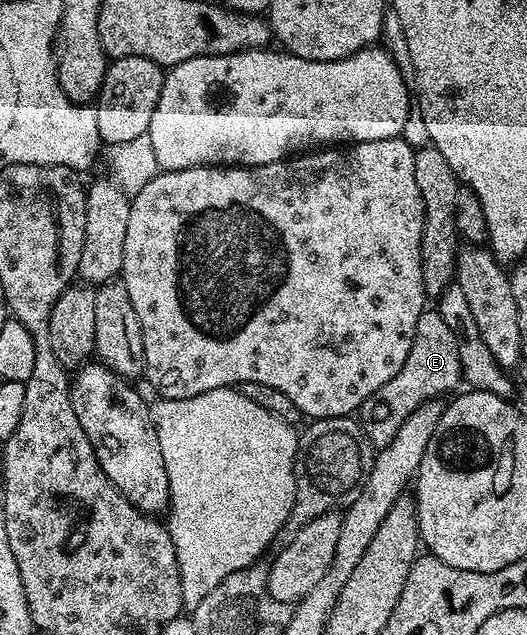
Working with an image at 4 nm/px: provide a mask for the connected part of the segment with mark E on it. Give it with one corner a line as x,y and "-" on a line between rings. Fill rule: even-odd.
427,309
419,317
411,353
407,353
403,369
399,369
399,373
395,373
395,377
391,377
391,381
387,381
383,389
371,393
371,397
363,401
359,412
361,427
373,442
374,448
386,447
391,437
399,433
399,425
403,425
403,421
407,421
411,413
415,413
415,409
419,409
428,399
441,399
456,392
462,383
459,345
455,333
451,333
451,325
443,321
439,312

